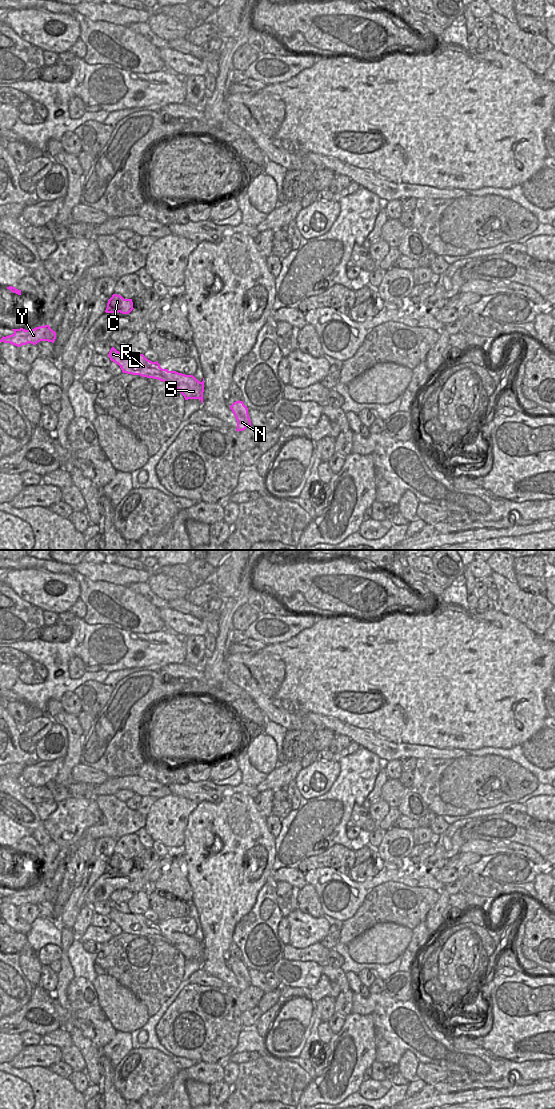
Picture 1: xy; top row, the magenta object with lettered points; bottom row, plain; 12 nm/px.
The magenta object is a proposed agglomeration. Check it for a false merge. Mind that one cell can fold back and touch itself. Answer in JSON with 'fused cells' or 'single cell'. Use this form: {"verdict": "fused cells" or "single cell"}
{"verdict": "fused cells"}

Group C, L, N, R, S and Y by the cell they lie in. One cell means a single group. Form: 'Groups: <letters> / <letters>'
Groups: C Y / L N R S.

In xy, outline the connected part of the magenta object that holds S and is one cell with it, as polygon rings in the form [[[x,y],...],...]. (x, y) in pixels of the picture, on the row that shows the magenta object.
[[[114,347],[108,356],[120,366],[123,373],[158,379],[179,390],[185,400],[200,399],[203,403],[204,378],[200,382],[193,375],[162,369],[157,361],[152,362],[143,354],[123,354]]]

